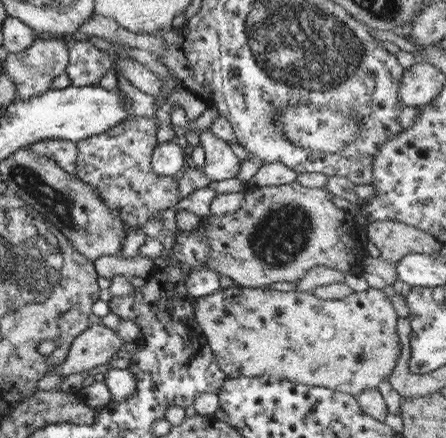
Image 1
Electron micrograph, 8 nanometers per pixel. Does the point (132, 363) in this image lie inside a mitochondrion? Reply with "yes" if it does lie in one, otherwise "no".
no

